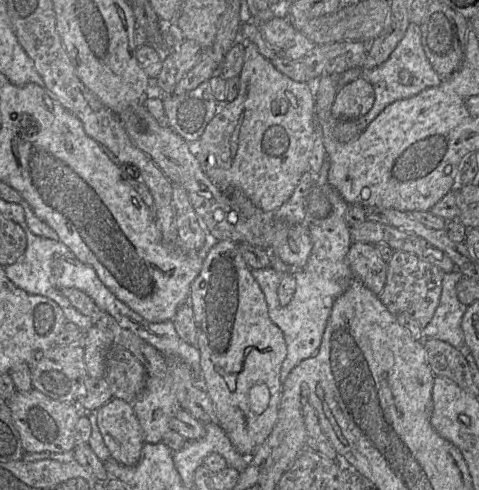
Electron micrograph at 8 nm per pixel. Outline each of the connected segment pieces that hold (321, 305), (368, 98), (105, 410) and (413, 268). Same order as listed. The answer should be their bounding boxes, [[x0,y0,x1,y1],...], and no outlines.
[[251,157,355,384],[331,77,375,120],[97,398,145,466],[379,250,444,329]]

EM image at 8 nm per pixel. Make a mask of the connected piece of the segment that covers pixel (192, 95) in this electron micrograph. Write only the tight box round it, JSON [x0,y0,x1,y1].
[162,80,218,142]

